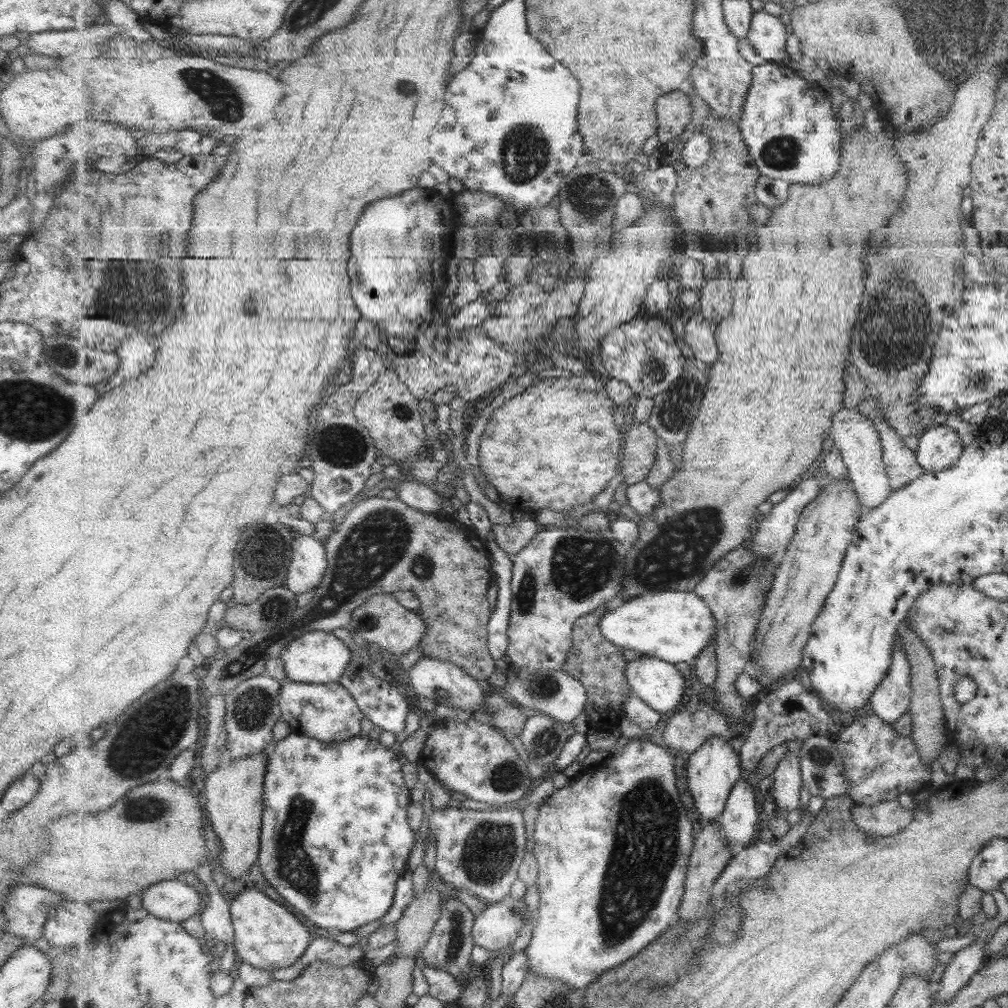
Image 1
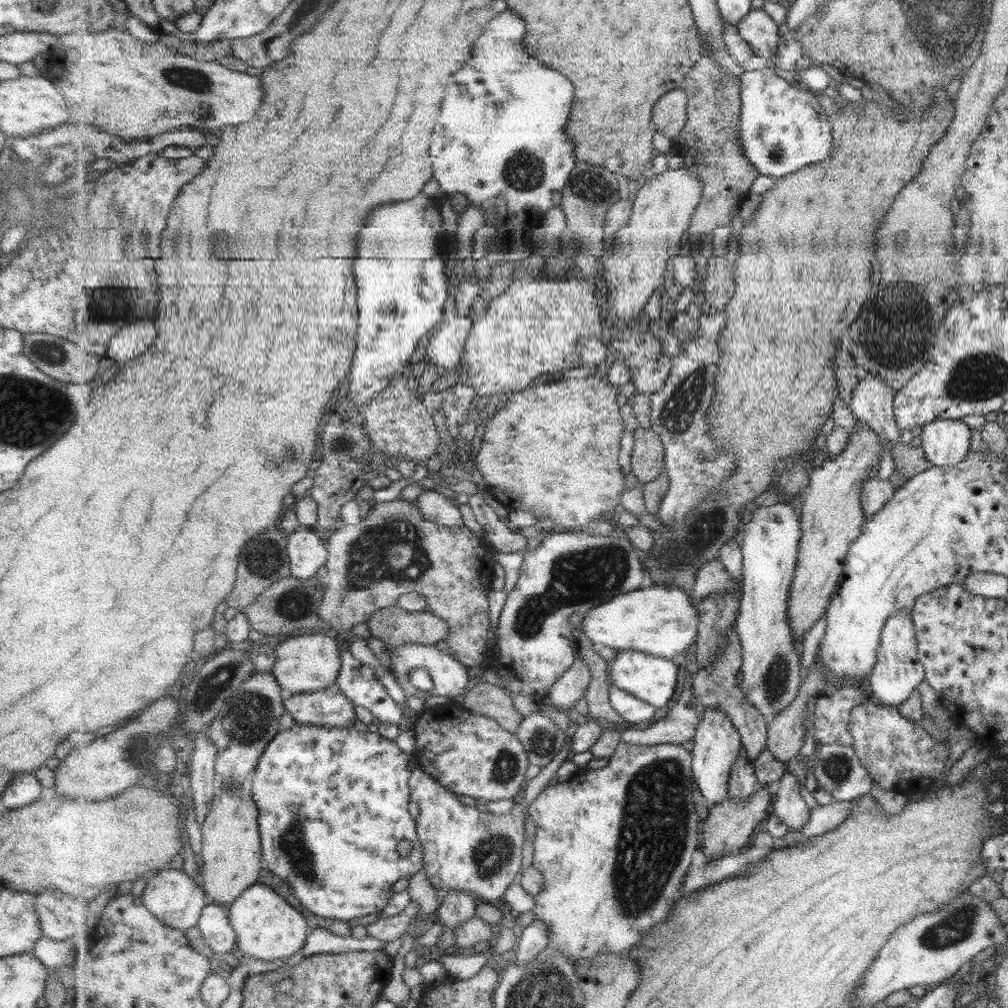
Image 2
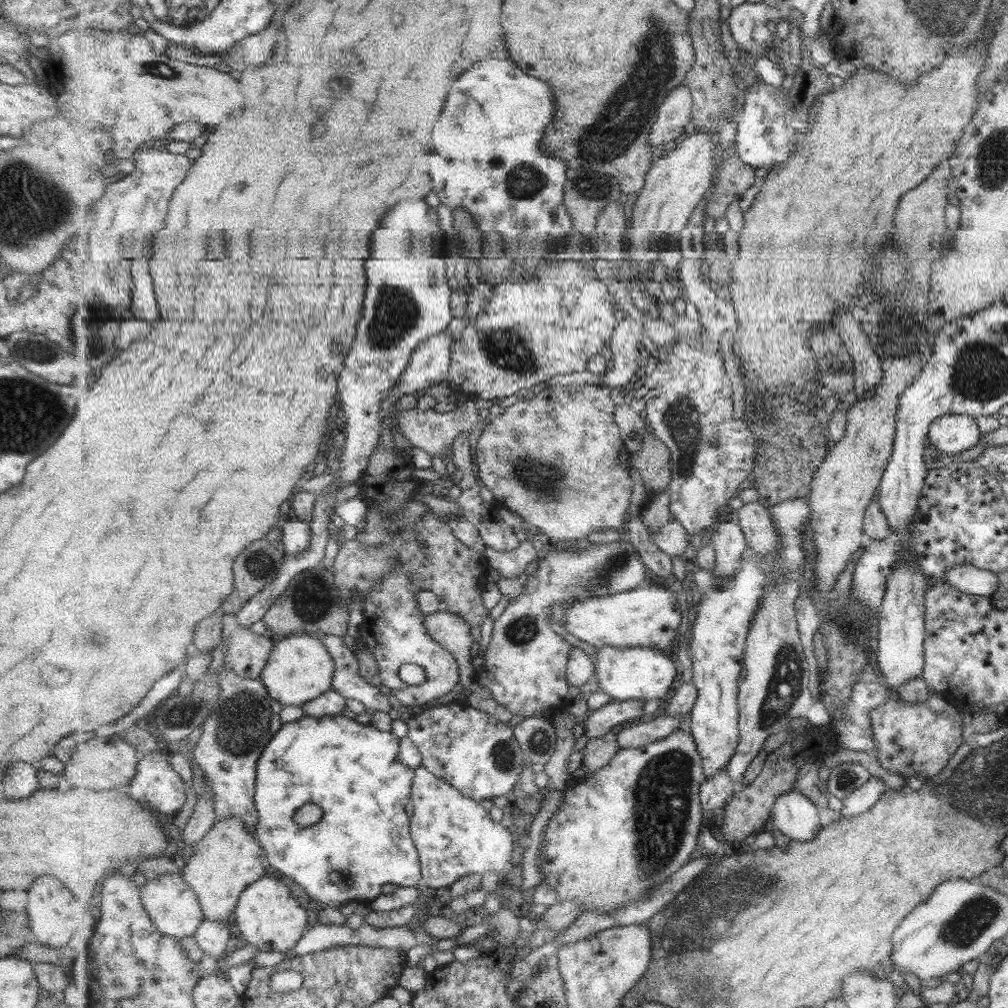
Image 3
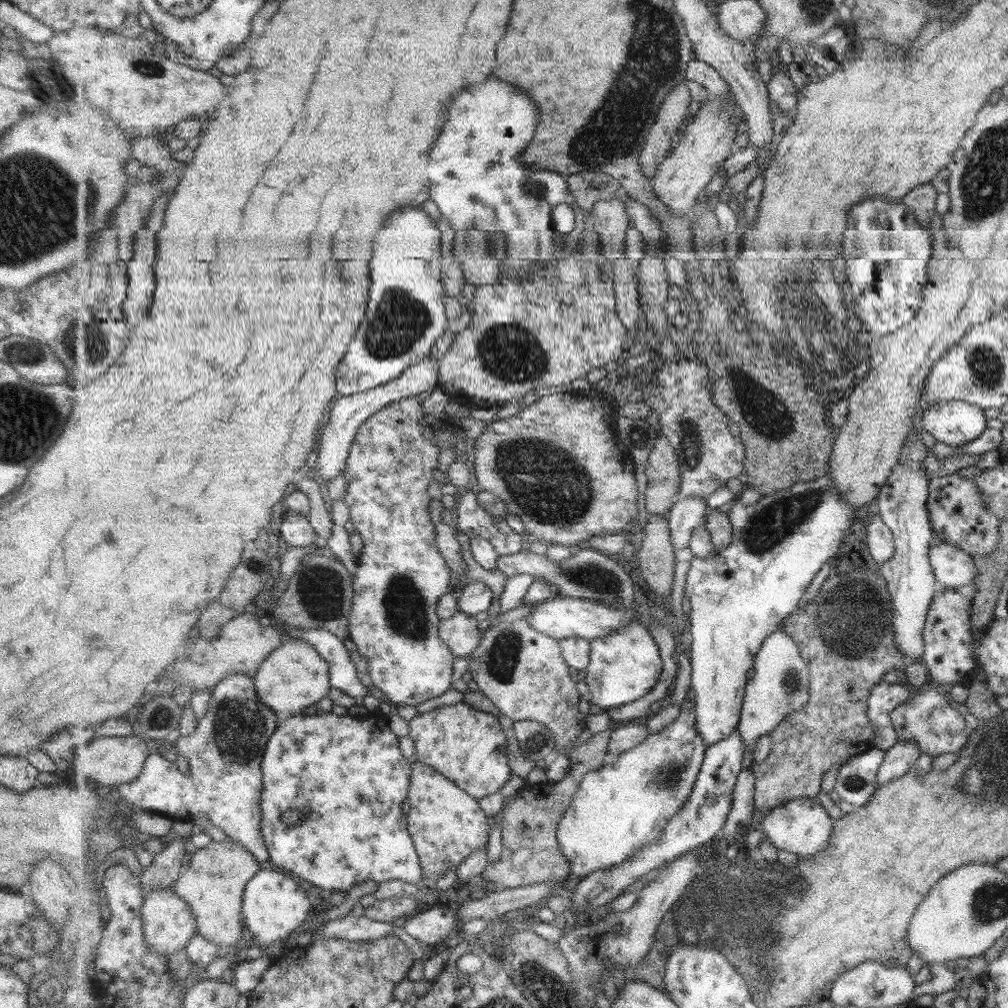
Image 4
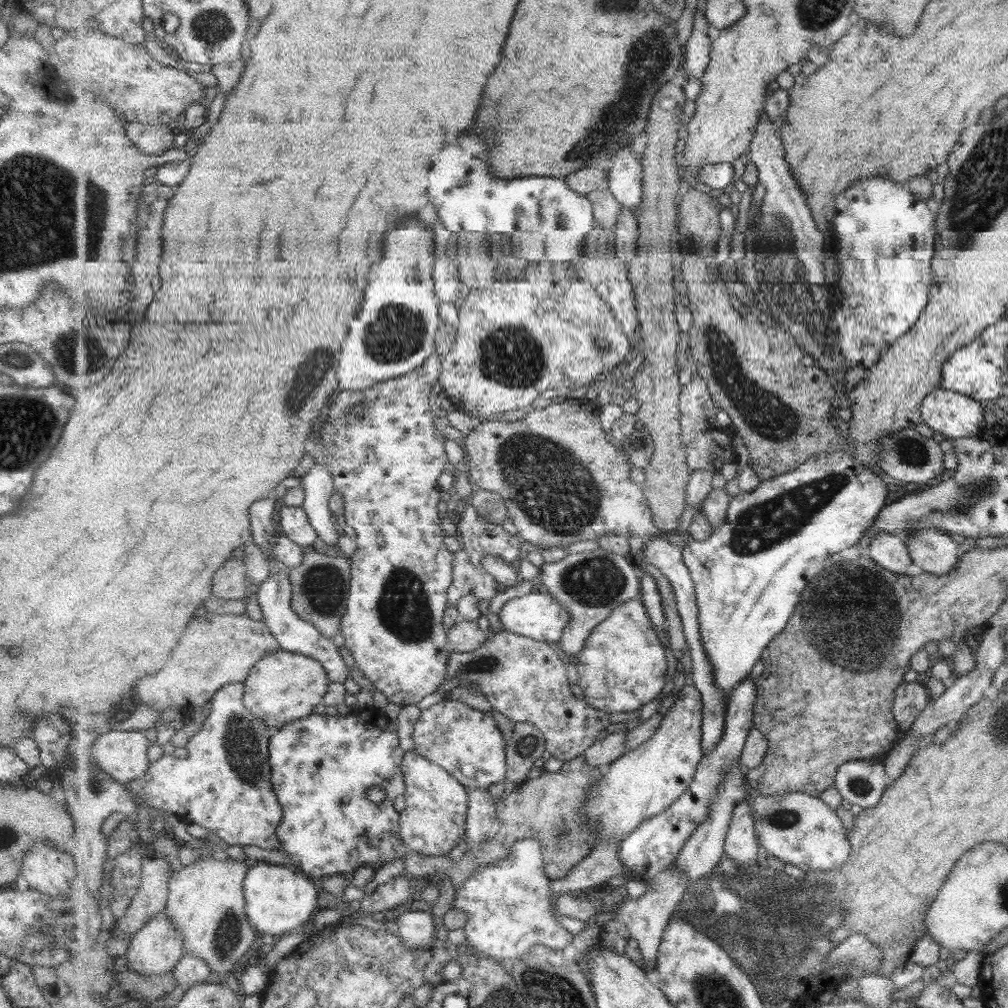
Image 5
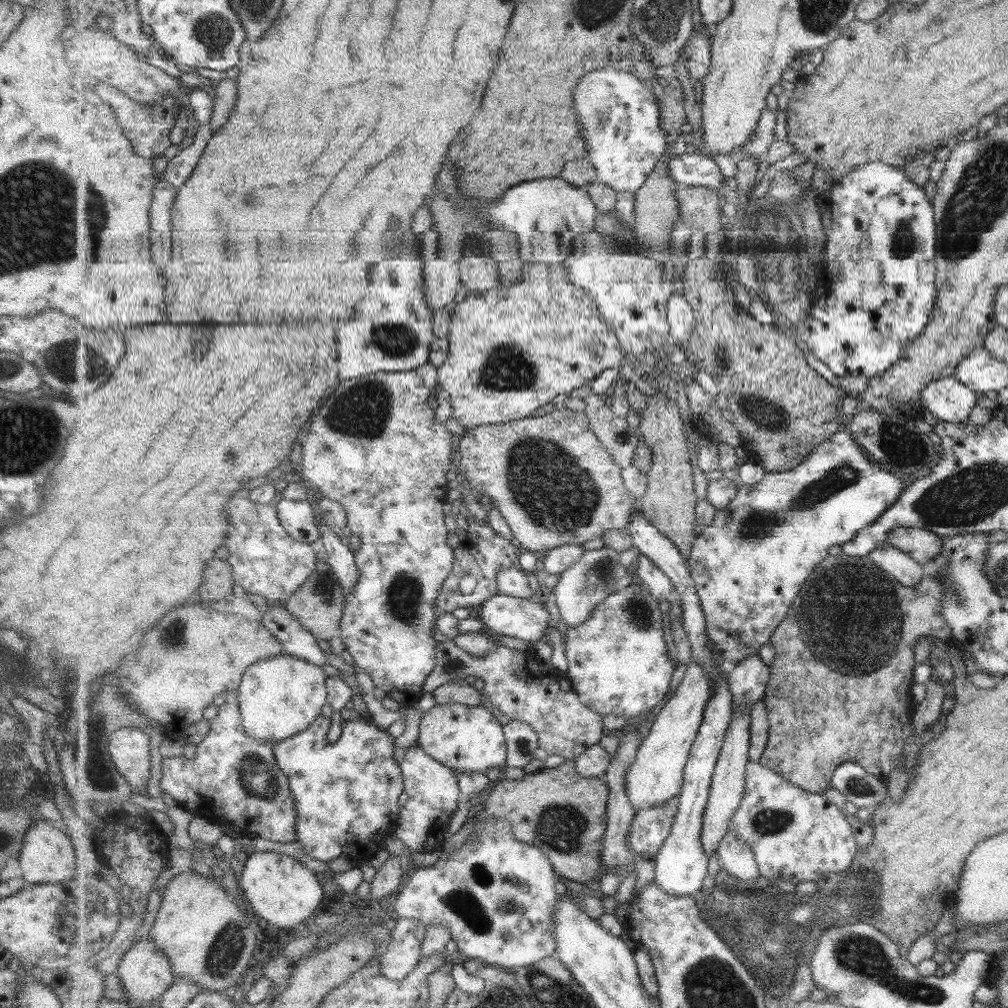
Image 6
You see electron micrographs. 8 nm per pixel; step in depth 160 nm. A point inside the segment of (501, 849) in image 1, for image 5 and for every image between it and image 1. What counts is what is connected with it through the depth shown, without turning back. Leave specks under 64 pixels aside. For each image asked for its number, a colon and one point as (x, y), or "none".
2: (465, 849)
3: (456, 838)
4: (447, 824)
5: (434, 820)

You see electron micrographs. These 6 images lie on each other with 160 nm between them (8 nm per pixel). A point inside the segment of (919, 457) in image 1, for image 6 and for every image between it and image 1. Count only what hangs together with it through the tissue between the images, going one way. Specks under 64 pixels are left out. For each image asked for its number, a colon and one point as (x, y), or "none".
2: (944, 442)
3: (951, 434)
4: (954, 423)
5: (952, 415)
6: (947, 399)

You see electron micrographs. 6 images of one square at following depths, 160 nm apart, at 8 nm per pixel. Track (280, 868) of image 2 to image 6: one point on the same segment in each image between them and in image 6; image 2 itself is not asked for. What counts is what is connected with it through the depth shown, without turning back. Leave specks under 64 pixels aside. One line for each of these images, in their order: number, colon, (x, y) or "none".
3: (353, 771)
4: (350, 777)
5: (322, 765)
6: (347, 793)

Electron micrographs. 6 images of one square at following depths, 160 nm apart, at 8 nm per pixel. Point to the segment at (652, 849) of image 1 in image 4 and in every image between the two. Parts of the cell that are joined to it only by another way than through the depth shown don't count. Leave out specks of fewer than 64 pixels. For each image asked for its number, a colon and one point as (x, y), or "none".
2: (614, 849)
3: (620, 834)
4: (619, 809)

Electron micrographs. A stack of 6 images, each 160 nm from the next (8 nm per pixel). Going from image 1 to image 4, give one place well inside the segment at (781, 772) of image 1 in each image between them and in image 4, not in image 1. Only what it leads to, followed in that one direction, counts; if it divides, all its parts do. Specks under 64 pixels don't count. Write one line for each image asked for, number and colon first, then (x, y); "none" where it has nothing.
2: (789, 805)
3: (795, 815)
4: (799, 826)

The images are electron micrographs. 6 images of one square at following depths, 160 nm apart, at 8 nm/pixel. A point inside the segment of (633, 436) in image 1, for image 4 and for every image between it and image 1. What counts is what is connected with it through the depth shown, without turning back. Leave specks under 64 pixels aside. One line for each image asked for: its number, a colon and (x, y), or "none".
2: (647, 463)
3: (653, 461)
4: (663, 472)

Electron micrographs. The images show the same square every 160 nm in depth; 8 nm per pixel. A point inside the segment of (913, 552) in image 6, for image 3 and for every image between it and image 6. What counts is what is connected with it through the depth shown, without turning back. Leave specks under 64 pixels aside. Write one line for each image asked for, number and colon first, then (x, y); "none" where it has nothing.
3: (971, 580)
4: (953, 569)
5: (935, 553)

